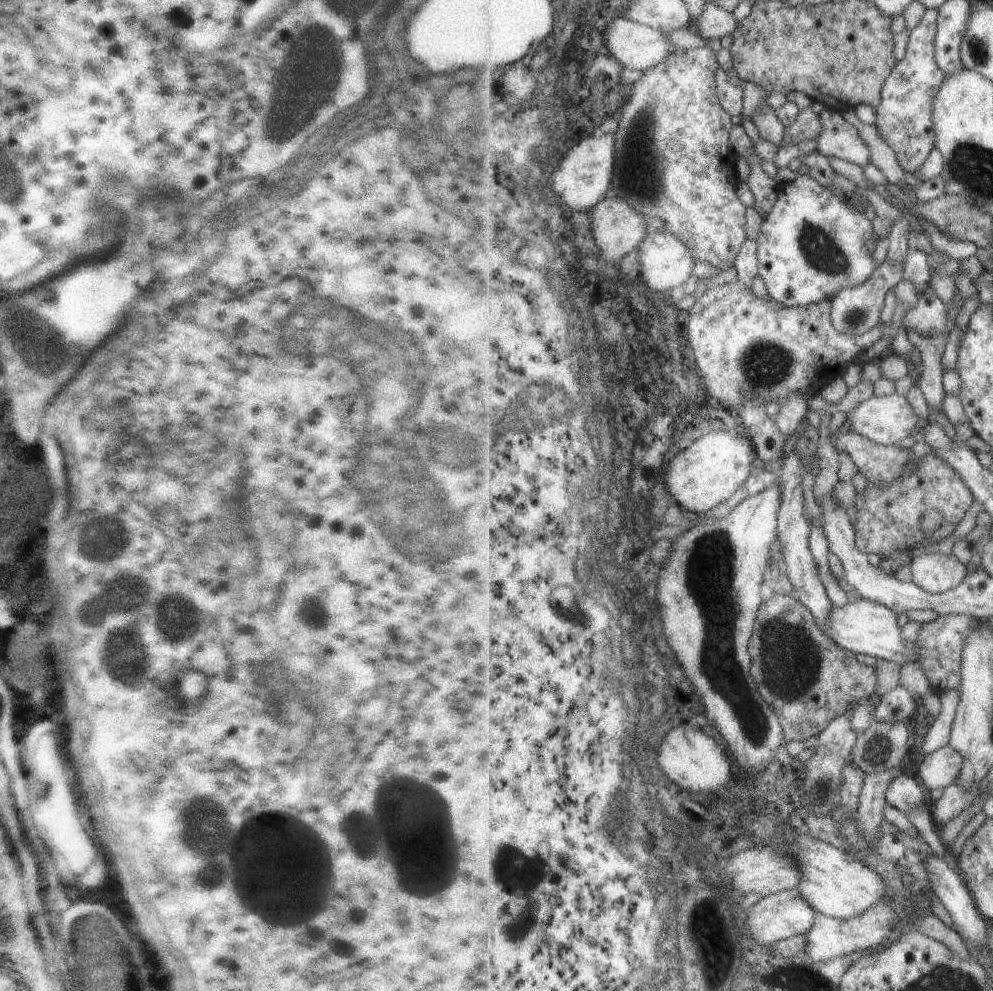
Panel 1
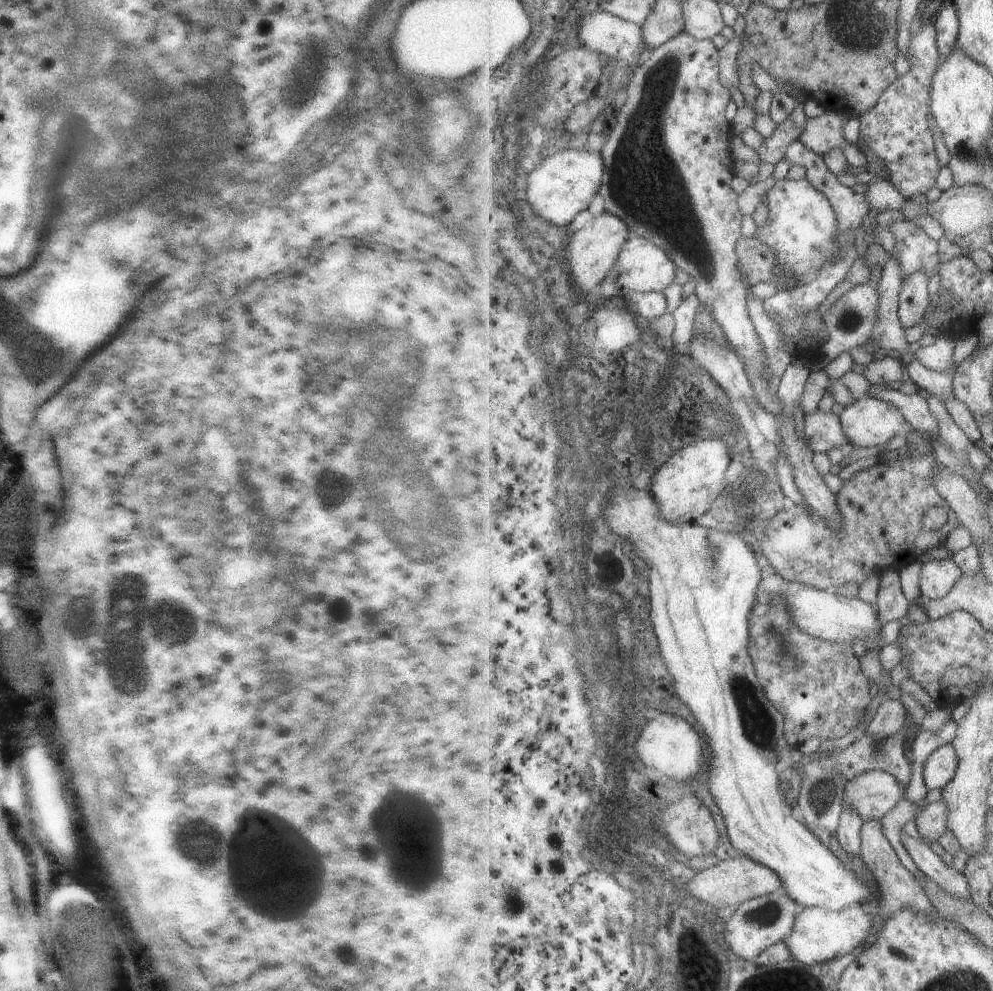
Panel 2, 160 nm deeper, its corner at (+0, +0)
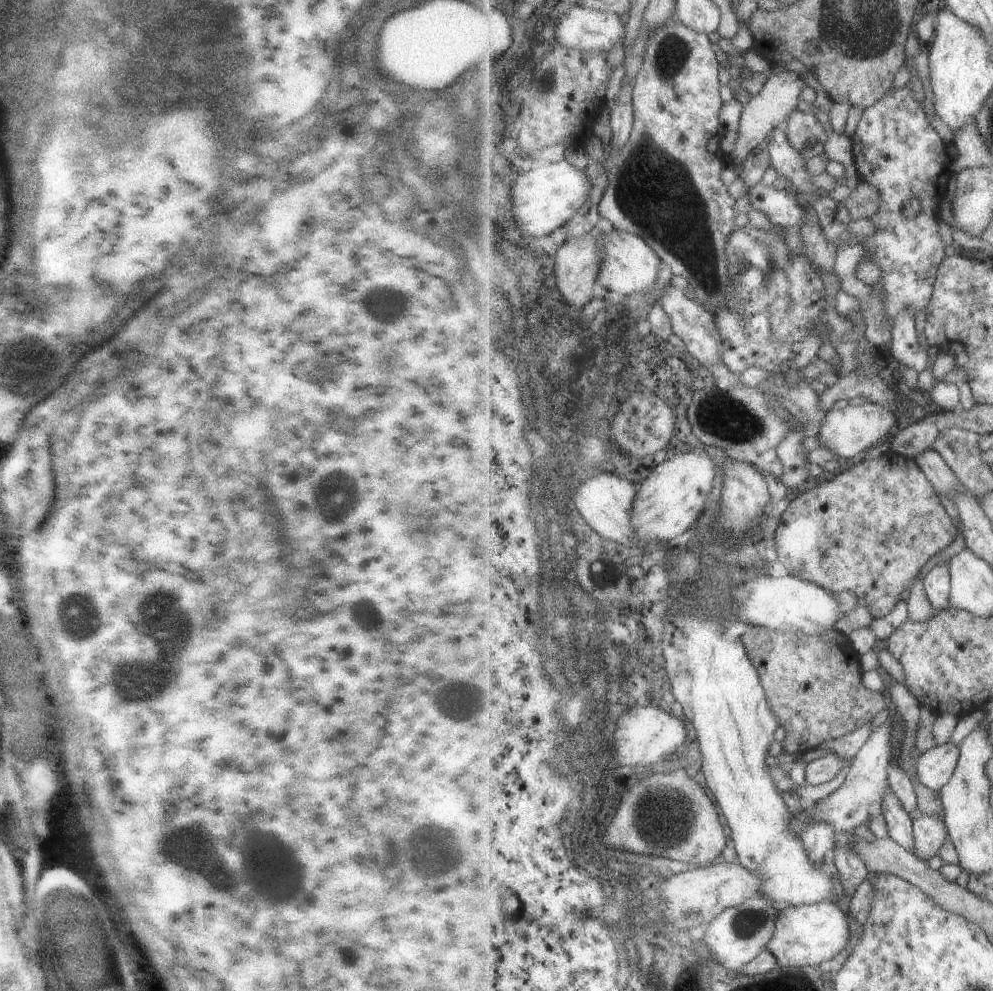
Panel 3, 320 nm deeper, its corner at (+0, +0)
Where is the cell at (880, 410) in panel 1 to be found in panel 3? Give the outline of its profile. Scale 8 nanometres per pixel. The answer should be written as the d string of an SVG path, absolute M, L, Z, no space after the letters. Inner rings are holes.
M867 401L861 404L848 404L841 409L830 410L824 418L820 426L818 436L820 442L830 450L834 451L835 456L839 460L851 463L861 456L865 455L867 450L873 446L889 439L896 431L897 416L894 409Z

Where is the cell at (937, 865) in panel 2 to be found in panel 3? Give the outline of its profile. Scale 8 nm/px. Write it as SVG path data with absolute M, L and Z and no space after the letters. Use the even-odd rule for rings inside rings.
M891 787L886 790L883 799L882 815L888 824L889 837L915 854L913 820Z

